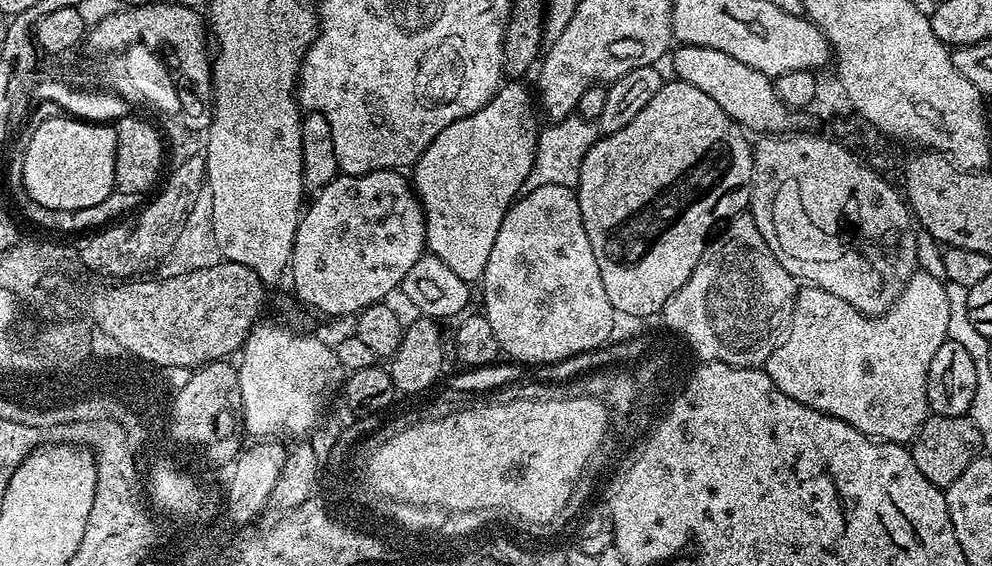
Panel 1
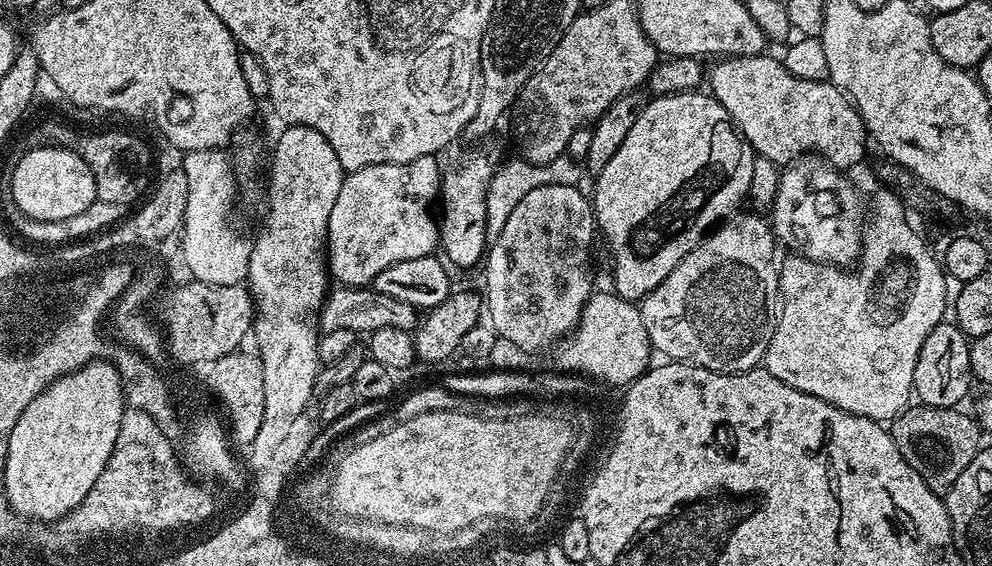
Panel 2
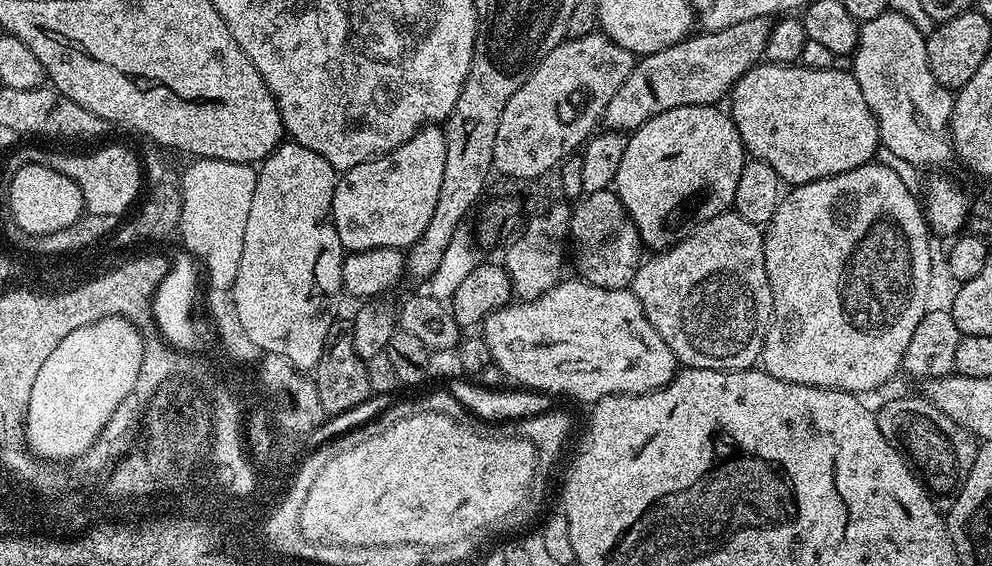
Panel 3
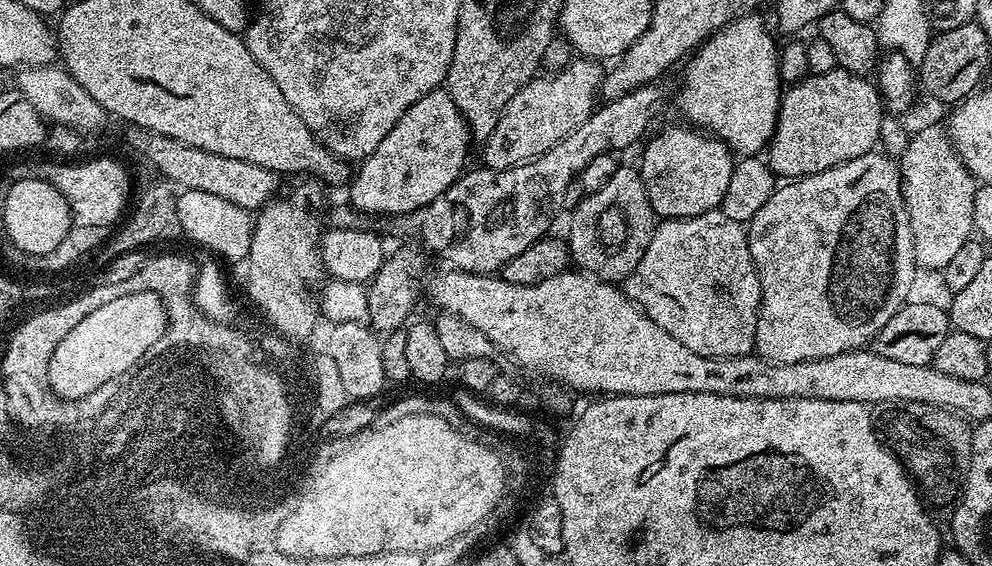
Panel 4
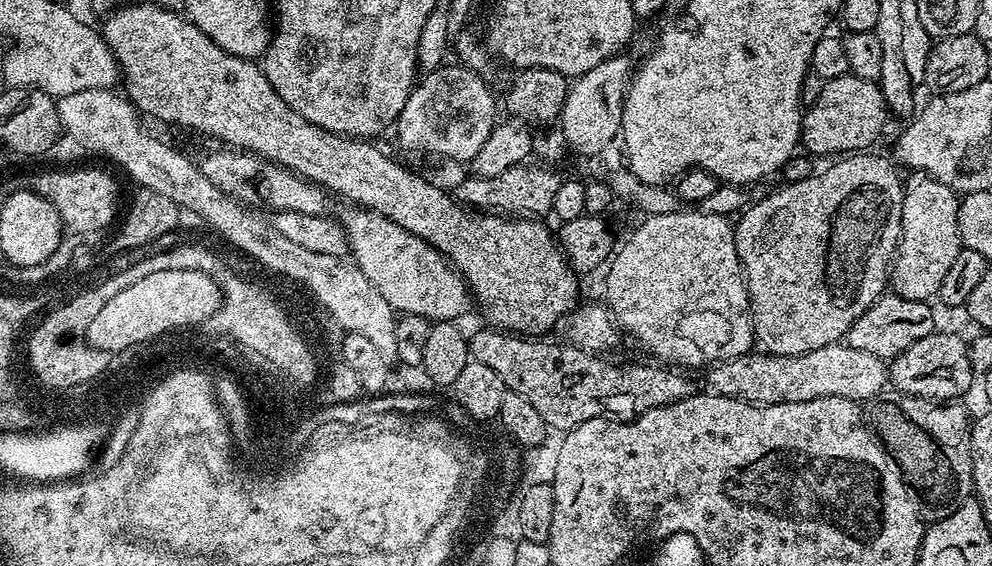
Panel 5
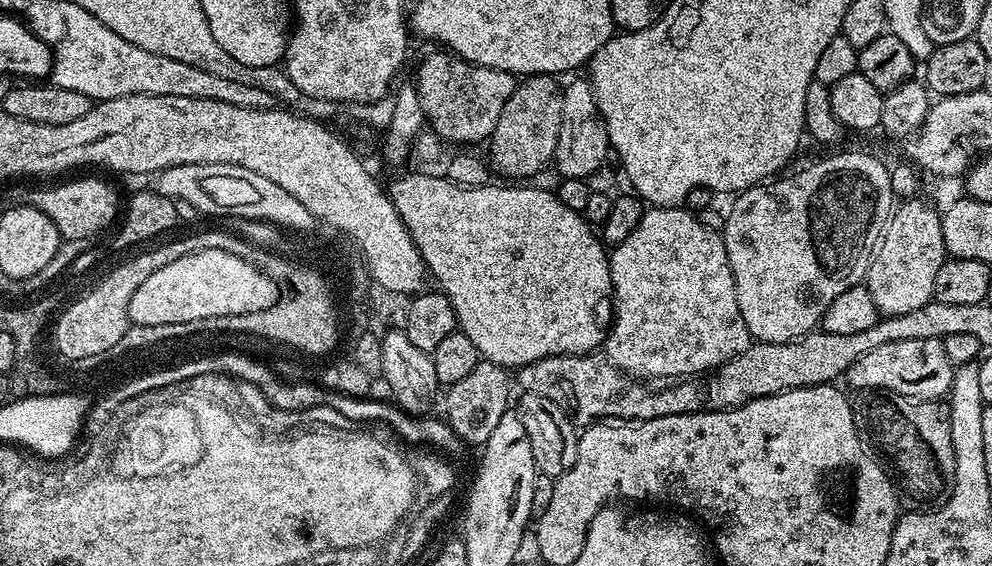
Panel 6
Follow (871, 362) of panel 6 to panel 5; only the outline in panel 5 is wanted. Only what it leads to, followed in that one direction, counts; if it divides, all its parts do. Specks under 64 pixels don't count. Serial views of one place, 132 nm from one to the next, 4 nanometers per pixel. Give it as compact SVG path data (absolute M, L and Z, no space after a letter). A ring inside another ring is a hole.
M934 330L926 338L918 338L914 346L906 346L906 350L890 362L890 384L895 391L933 402L952 402L971 386L974 373L968 357L968 340L940 331Z

